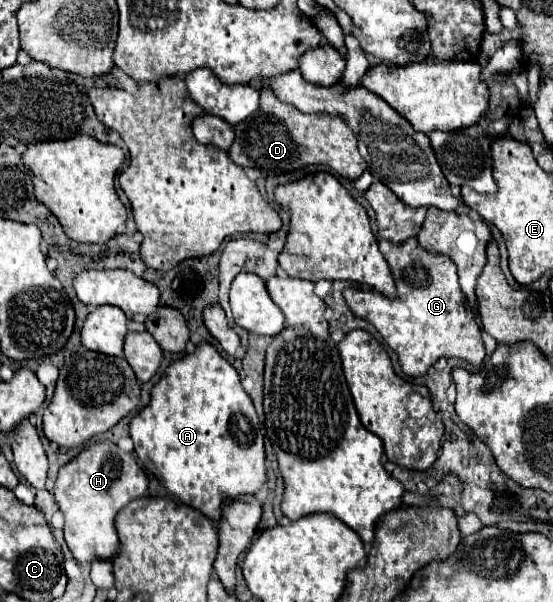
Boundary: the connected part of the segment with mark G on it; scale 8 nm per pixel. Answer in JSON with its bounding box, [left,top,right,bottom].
[343,238,485,376]

